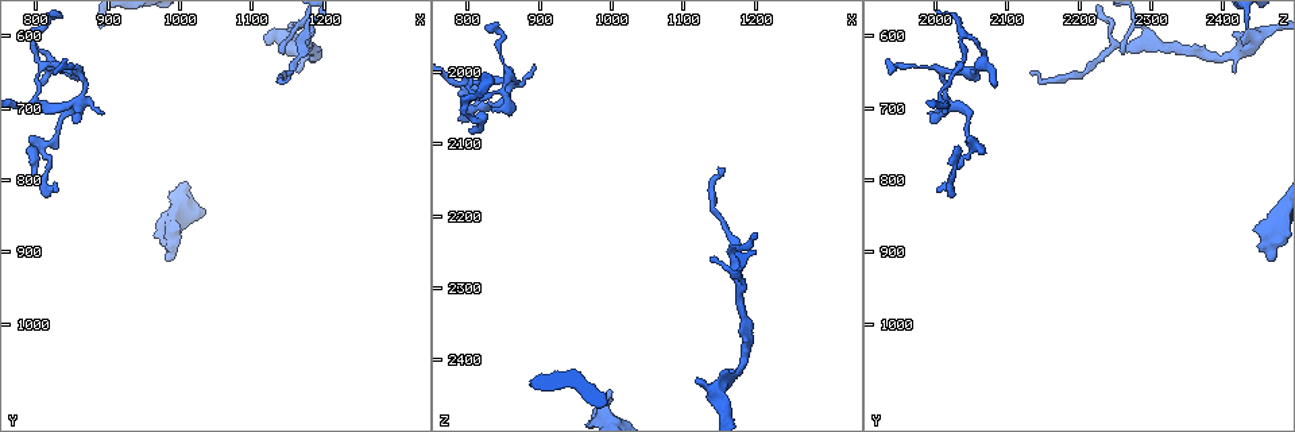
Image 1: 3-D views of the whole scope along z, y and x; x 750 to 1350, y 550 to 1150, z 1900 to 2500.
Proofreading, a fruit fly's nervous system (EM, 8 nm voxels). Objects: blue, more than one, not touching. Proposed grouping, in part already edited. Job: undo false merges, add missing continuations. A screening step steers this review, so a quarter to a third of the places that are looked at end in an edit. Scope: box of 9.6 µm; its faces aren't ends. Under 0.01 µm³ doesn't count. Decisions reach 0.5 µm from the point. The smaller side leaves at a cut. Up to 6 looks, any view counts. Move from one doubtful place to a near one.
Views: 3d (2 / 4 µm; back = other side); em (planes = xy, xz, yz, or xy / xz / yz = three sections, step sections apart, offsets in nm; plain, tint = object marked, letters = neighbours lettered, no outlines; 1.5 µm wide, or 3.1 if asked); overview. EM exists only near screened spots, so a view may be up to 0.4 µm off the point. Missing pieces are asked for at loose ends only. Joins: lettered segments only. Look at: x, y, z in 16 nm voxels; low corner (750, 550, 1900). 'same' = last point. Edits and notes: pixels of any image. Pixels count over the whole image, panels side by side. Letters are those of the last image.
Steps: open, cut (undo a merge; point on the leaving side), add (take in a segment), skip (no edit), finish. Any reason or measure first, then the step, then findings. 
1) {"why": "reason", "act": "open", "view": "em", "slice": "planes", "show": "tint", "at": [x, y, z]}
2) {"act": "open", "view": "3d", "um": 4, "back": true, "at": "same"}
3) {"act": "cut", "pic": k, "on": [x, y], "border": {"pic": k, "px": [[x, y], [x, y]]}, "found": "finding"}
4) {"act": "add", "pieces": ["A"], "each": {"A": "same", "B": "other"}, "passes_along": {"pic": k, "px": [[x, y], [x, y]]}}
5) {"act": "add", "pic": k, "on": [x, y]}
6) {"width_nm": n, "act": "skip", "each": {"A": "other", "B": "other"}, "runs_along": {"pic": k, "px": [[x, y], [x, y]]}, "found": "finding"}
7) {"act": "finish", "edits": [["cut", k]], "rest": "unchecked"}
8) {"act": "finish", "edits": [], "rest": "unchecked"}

{"why": "branch stops here", "act": "open", "view": "3d", "um": 2, "back": true, "at": [1150, 650, 2130]}

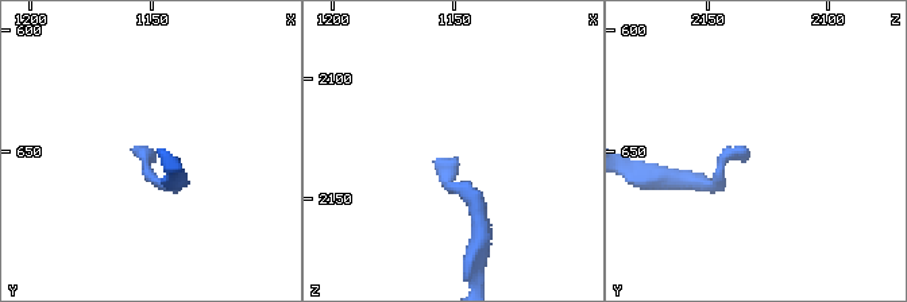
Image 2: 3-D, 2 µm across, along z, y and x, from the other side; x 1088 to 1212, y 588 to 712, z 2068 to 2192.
{"why": "need the tissue", "act": "open", "view": "em", "slice": "yz", "step": 4, "show": "plain", "at": [1151, 651, 2132]}

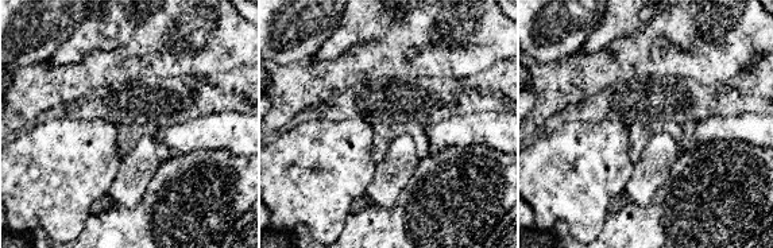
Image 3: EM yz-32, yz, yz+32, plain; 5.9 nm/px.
{"act": "open", "view": "em", "slice": "yz", "step": 4, "show": "letters", "at": "same"}

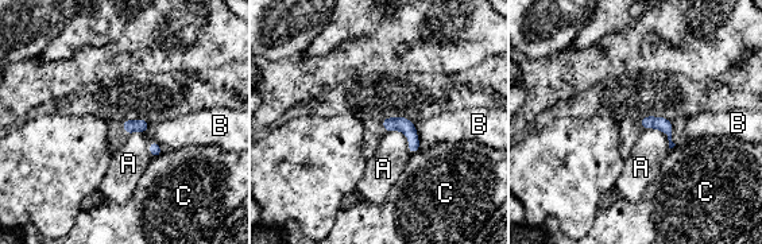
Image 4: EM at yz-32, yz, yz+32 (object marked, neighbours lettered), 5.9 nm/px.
{"act": "skip", "each": {"A": "other", "B": "other", "C": "other"}, "found": "no lettered segment goes on from it"}

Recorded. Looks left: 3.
{"why": "arms run side by side", "act": "open", "view": "em", "slice": "yz", "step": 4, "show": "tint", "at": [865, 645, 2005]}

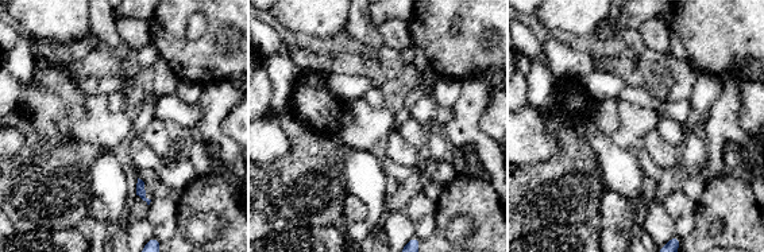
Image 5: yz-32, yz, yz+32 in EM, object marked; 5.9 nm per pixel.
{"act": "open", "view": "em", "slice": "xz", "step": 8, "show": "letters", "at": "same"}

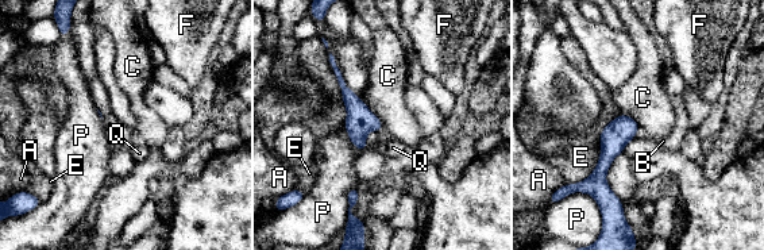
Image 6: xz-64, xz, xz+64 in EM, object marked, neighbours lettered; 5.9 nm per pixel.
{"width_nm": 170, "act": "skip", "each": {"A": "other", "B": "other", "C": "other", "E": "other", "F": "other", "P": "other", "Q": "other"}, "border": {"pic": 6, "px": [[361, 99], [381, 122], [382, 129]]}, "found": "all the same cell"}

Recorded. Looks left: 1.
{"act": "finish", "edits": [], "rest": "unchecked"}

